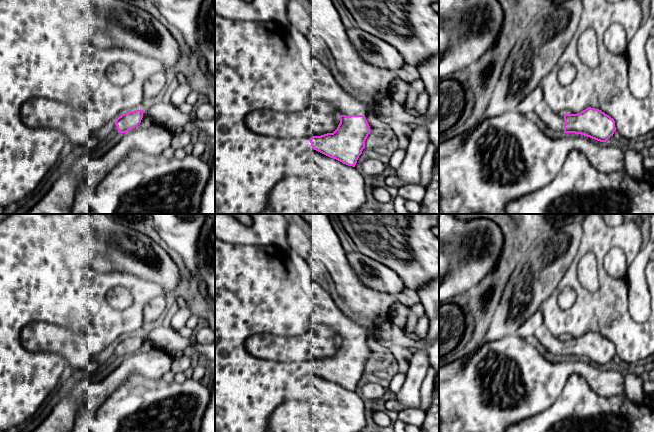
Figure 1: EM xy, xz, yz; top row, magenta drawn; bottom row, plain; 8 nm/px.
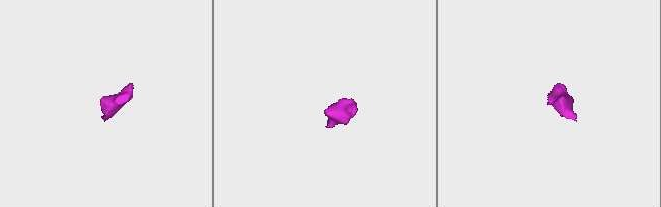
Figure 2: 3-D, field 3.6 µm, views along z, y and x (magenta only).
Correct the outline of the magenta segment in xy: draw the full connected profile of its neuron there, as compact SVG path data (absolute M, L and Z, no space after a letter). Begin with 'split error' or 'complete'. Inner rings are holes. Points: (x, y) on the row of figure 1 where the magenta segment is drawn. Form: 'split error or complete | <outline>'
split error | M134 110L126 112L119 116L116 121L109 127L110 133L126 133L137 127L143 118L143 110Z

